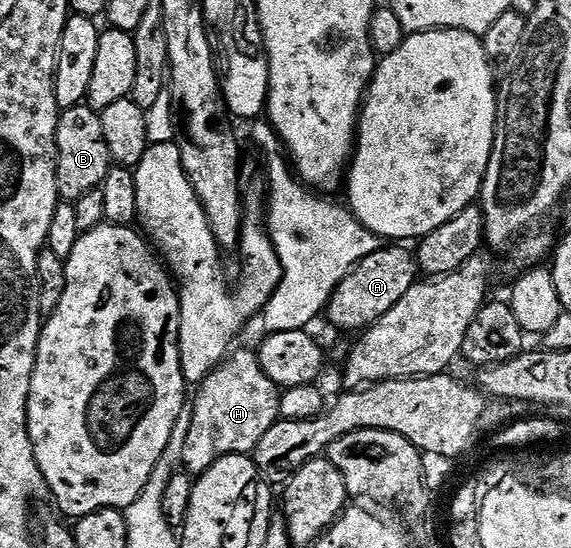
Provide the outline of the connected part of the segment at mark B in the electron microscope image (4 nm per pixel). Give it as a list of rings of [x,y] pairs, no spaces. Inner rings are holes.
[[[83,103],[63,109],[58,115],[56,131],[58,148],[58,195],[63,202],[76,203],[88,191],[99,188],[102,180],[110,174],[112,162],[108,143],[104,139],[104,127],[97,109]]]

